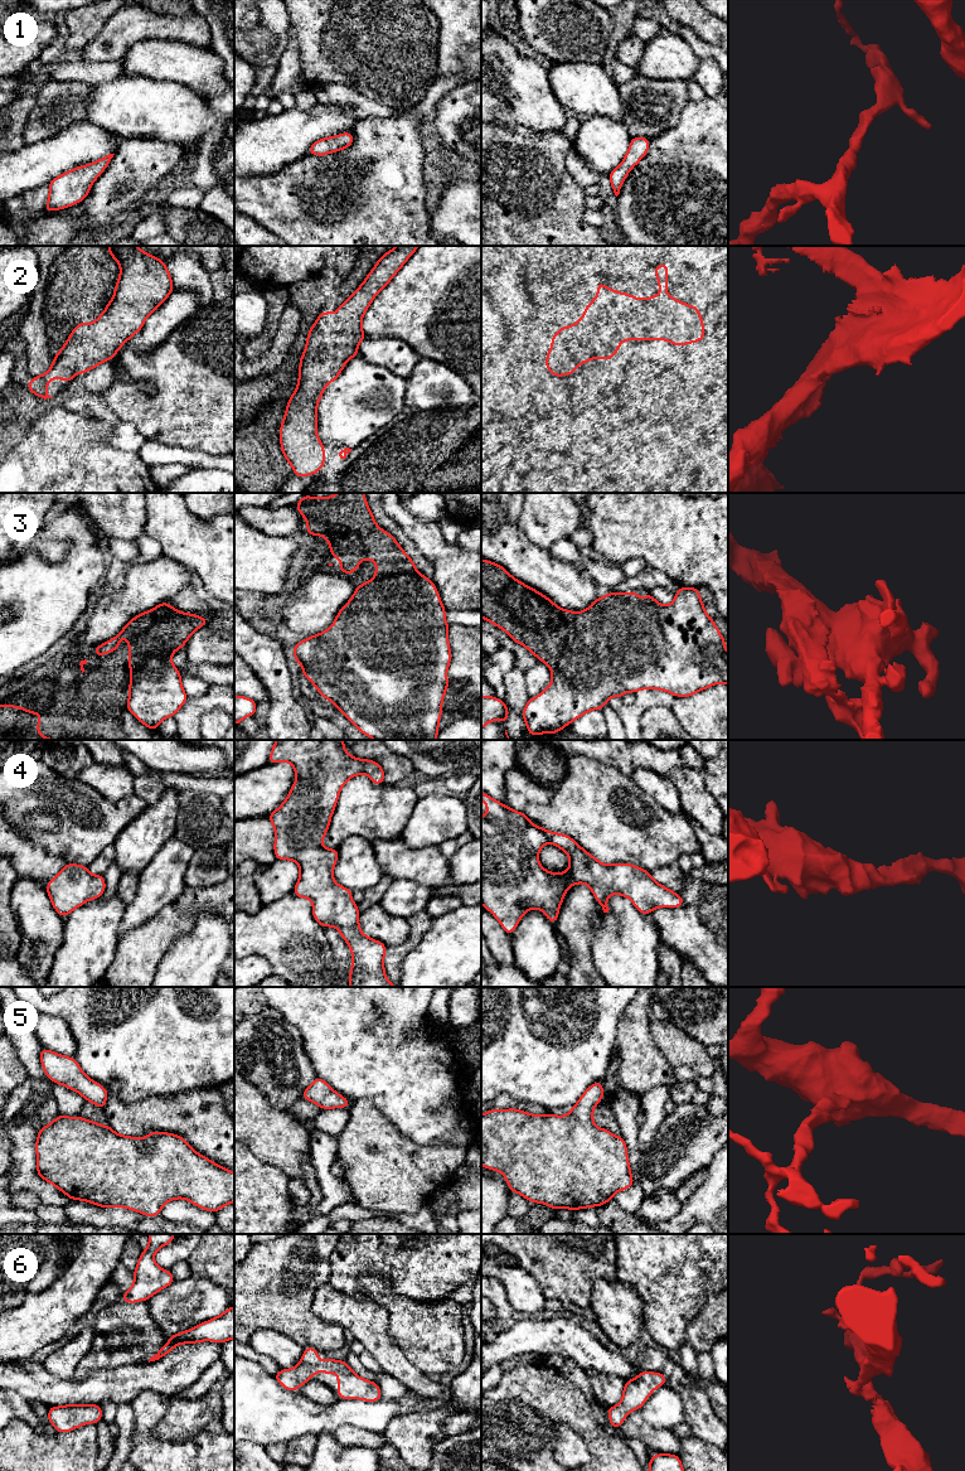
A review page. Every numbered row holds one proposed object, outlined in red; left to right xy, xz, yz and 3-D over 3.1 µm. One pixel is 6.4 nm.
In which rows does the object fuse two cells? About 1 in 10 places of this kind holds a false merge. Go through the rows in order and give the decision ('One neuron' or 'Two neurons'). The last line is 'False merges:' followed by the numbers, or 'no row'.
1: One neuron
2: One neuron
3: Two neurons
4: One neuron
5: One neuron
6: One neuron
False merges: 3

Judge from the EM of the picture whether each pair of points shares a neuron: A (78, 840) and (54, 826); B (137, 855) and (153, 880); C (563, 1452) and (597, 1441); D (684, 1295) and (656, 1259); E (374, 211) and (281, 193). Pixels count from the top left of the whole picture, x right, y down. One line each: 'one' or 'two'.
A: one
B: two
C: two
D: one
E: one

